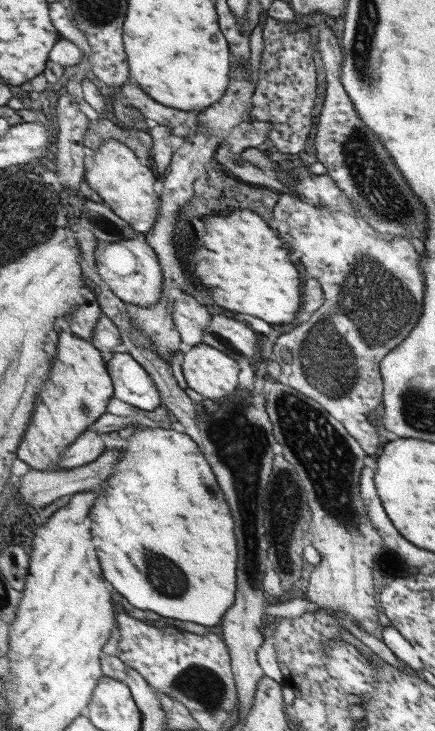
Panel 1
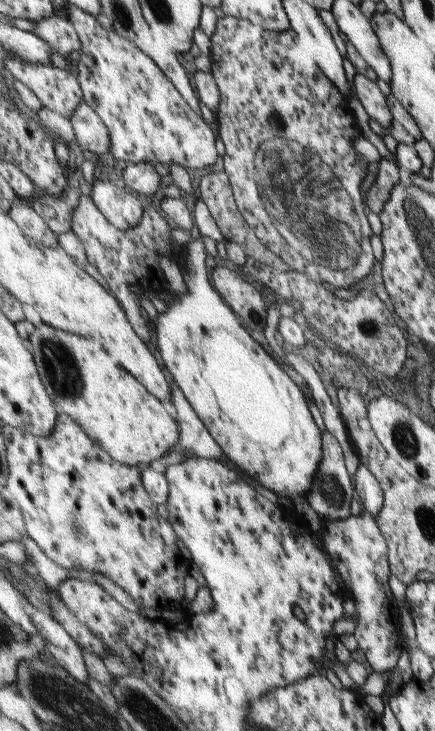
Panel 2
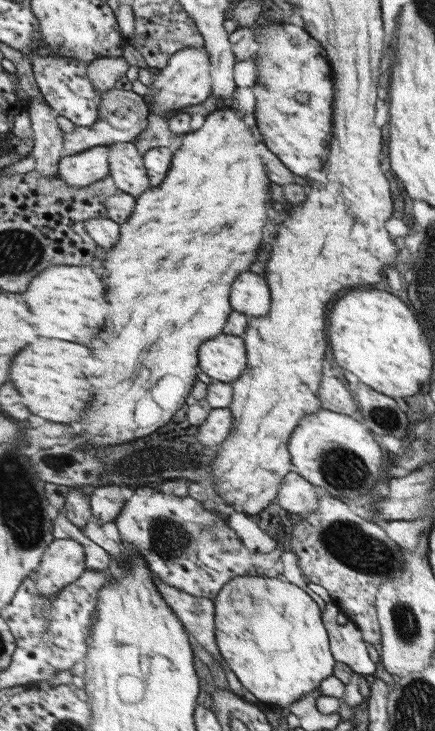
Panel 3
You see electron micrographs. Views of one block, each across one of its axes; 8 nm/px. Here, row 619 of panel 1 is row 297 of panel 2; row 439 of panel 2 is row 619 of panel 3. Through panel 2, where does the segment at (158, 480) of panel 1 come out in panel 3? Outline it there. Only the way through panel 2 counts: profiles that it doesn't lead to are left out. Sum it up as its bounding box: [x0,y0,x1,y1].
[215,575,336,707]

